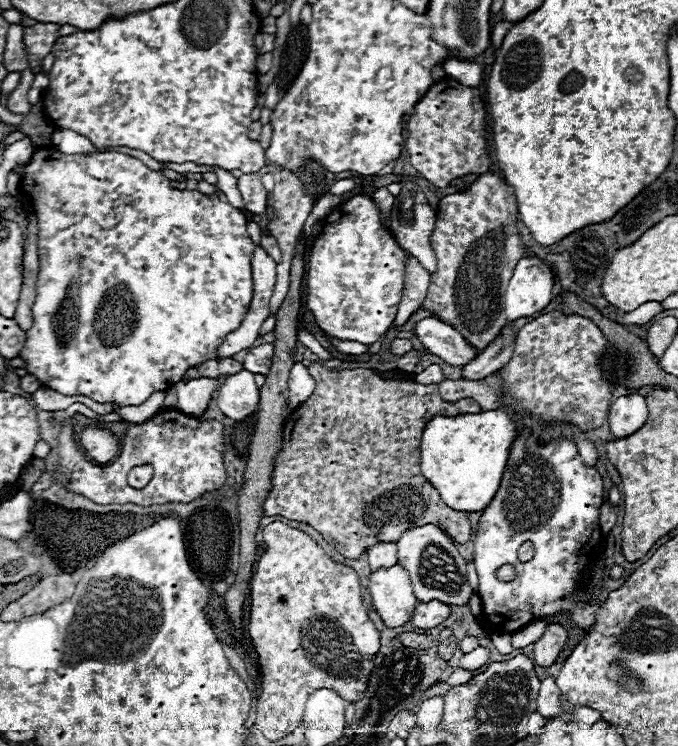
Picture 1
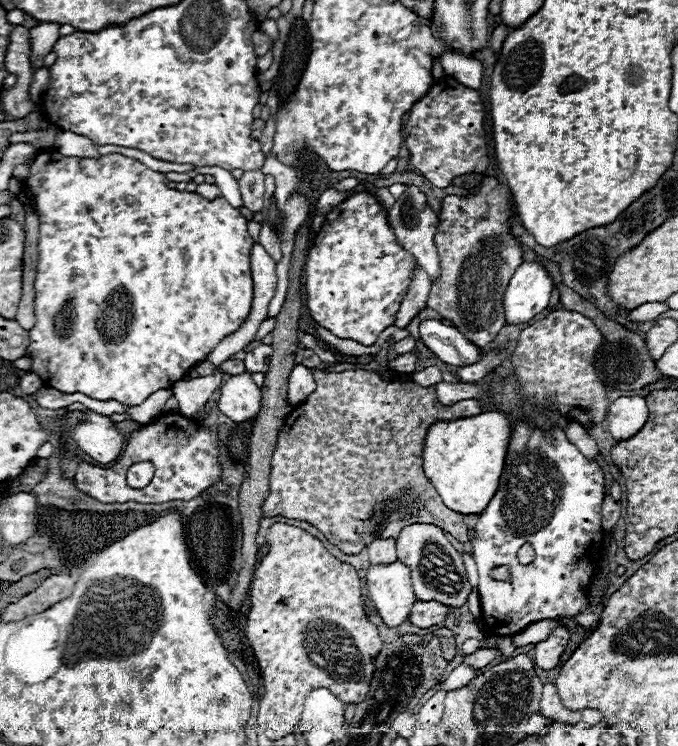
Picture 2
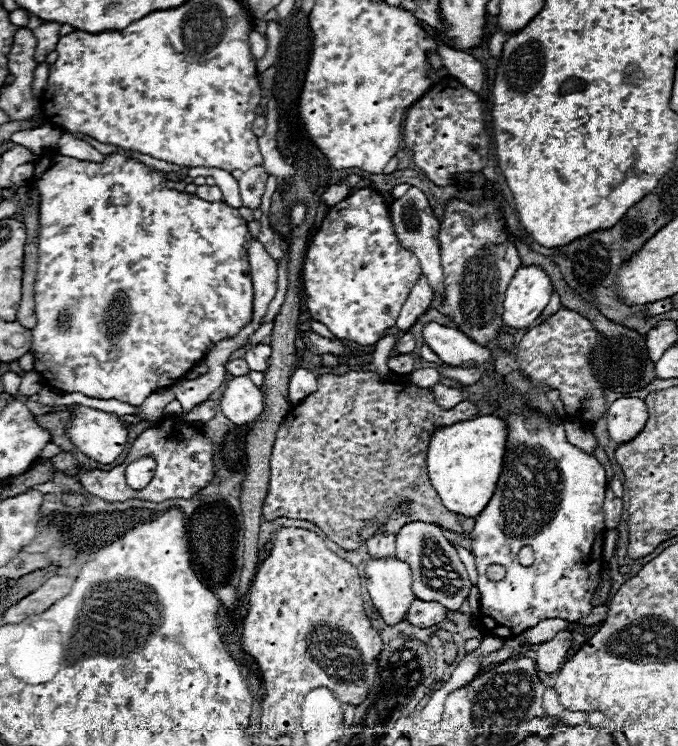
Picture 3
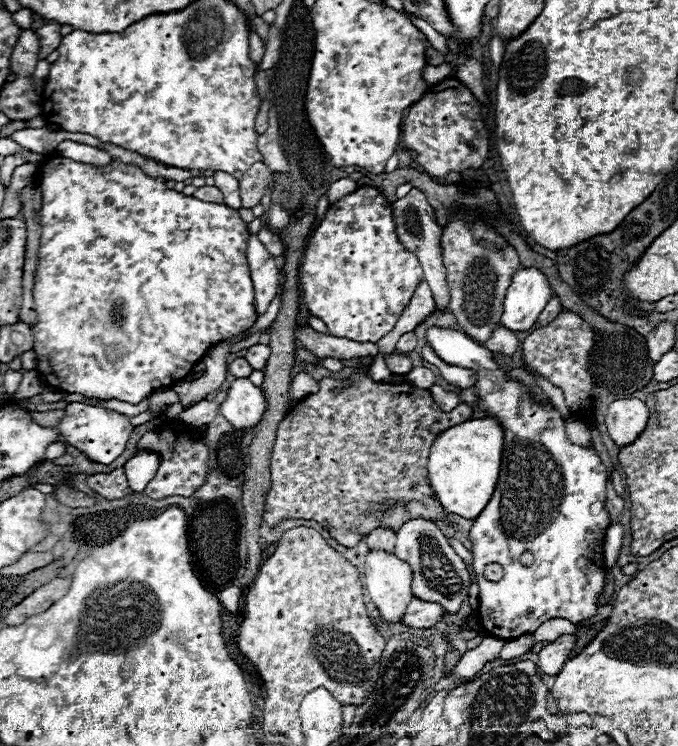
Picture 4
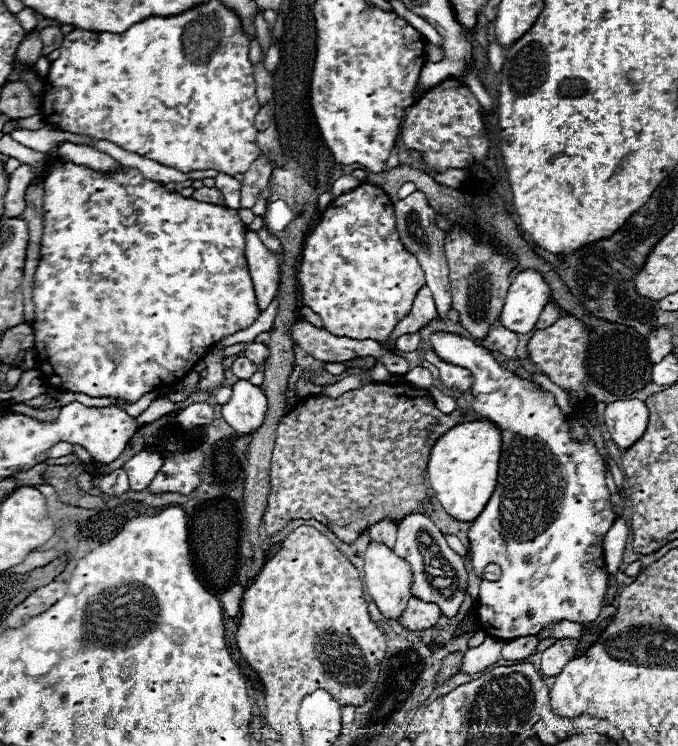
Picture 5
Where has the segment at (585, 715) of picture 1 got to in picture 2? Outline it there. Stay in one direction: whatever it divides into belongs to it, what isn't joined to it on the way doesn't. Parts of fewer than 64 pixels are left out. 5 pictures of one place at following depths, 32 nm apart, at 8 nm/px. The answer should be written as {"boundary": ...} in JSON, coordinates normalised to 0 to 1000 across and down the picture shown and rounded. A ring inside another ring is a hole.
{"boundary":[[[858,952],[858,973],[864,976],[873,976],[873,973],[882,973],[888,968],[888,957],[882,952]]]}

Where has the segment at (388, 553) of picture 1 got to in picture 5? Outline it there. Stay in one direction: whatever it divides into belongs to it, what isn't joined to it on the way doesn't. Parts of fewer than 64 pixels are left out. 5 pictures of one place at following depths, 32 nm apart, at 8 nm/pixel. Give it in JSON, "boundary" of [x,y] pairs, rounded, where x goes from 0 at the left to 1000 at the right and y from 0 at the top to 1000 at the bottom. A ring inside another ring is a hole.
{"boundary":[[[566,694],[546,708],[546,724],[563,724],[569,727],[569,732],[578,735],[584,727],[584,713],[587,713],[587,705],[578,697]]]}

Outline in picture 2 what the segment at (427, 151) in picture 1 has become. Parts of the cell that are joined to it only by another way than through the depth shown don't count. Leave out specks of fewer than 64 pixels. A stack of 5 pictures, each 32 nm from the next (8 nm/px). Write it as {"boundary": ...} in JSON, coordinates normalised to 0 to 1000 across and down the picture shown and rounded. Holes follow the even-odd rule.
{"boundary":[[[667,102],[646,105],[602,150],[596,193],[608,206],[608,223],[646,252],[658,252],[678,233],[714,231],[723,214],[708,123],[687,118]]]}

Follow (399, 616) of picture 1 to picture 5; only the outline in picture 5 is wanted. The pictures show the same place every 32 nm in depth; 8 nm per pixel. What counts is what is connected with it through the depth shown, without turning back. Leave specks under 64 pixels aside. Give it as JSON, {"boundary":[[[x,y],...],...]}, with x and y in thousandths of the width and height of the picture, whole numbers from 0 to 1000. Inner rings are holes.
{"boundary":[[[546,727],[537,743],[537,783],[543,788],[543,796],[549,807],[558,812],[563,826],[587,831],[590,823],[596,820],[602,804],[608,802],[605,794],[605,780],[608,780],[608,764],[605,759],[581,743],[566,727]]]}

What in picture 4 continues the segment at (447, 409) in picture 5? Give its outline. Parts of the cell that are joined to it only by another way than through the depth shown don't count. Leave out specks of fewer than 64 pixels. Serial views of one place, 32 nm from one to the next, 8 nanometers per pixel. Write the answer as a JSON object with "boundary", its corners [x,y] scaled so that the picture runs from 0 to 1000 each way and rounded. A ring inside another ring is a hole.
{"boundary":[[[637,517],[637,520],[634,520],[634,528],[637,528],[640,539],[649,544],[649,550],[670,550],[673,542],[676,542],[673,525],[658,525],[658,523],[649,520],[649,517]]]}

